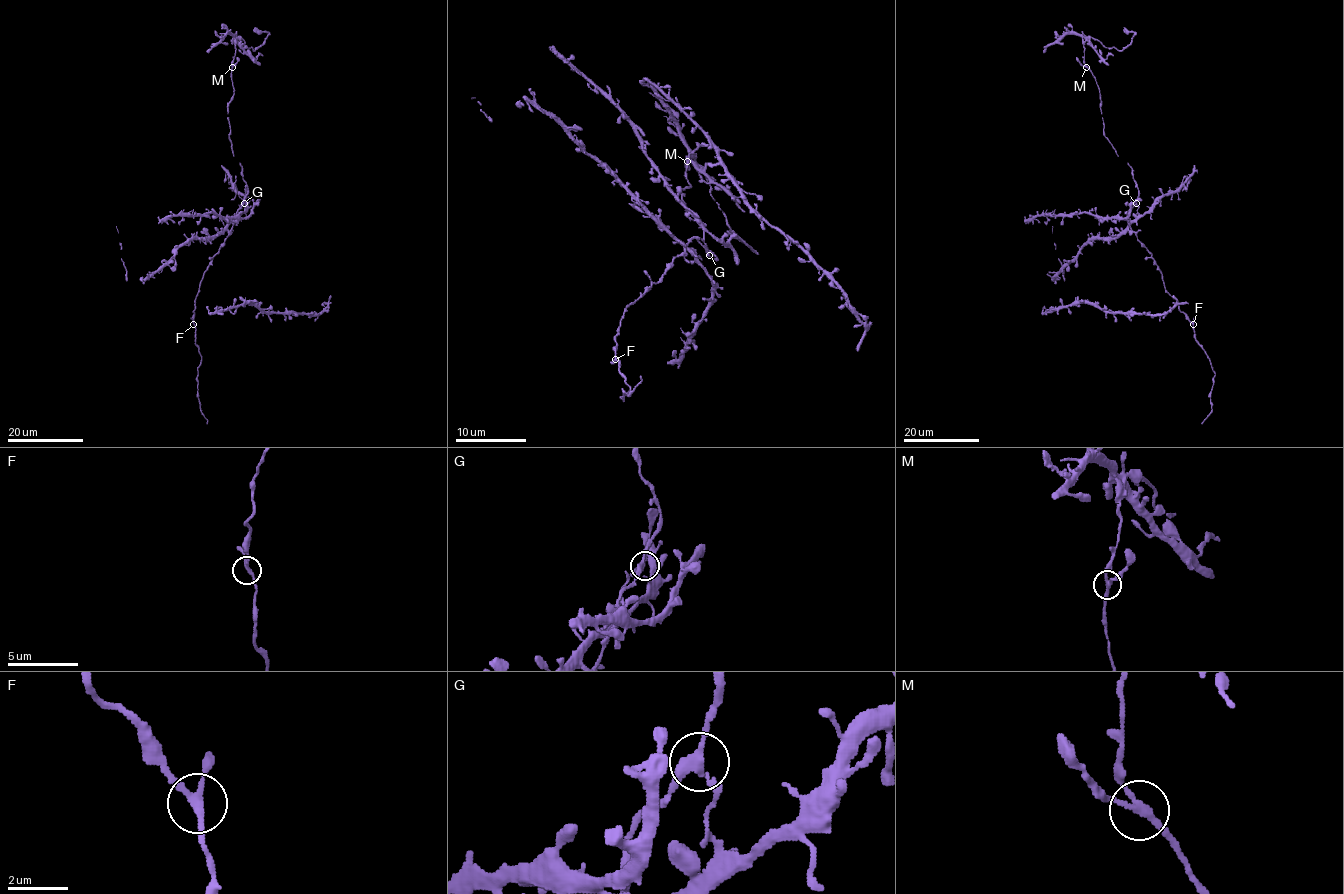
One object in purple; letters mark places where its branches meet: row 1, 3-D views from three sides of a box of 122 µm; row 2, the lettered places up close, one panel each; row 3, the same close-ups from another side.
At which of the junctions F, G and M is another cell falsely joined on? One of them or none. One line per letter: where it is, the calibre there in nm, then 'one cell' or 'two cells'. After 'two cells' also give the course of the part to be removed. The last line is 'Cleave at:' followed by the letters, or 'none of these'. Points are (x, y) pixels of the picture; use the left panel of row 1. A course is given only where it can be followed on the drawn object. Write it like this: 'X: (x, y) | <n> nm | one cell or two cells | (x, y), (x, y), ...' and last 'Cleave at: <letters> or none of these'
F: (193, 324) | 200 nm | one cell
G: (244, 203) | 240 nm | one cell
M: (232, 67) | 200 nm | one cell
Cleave at: none of these

